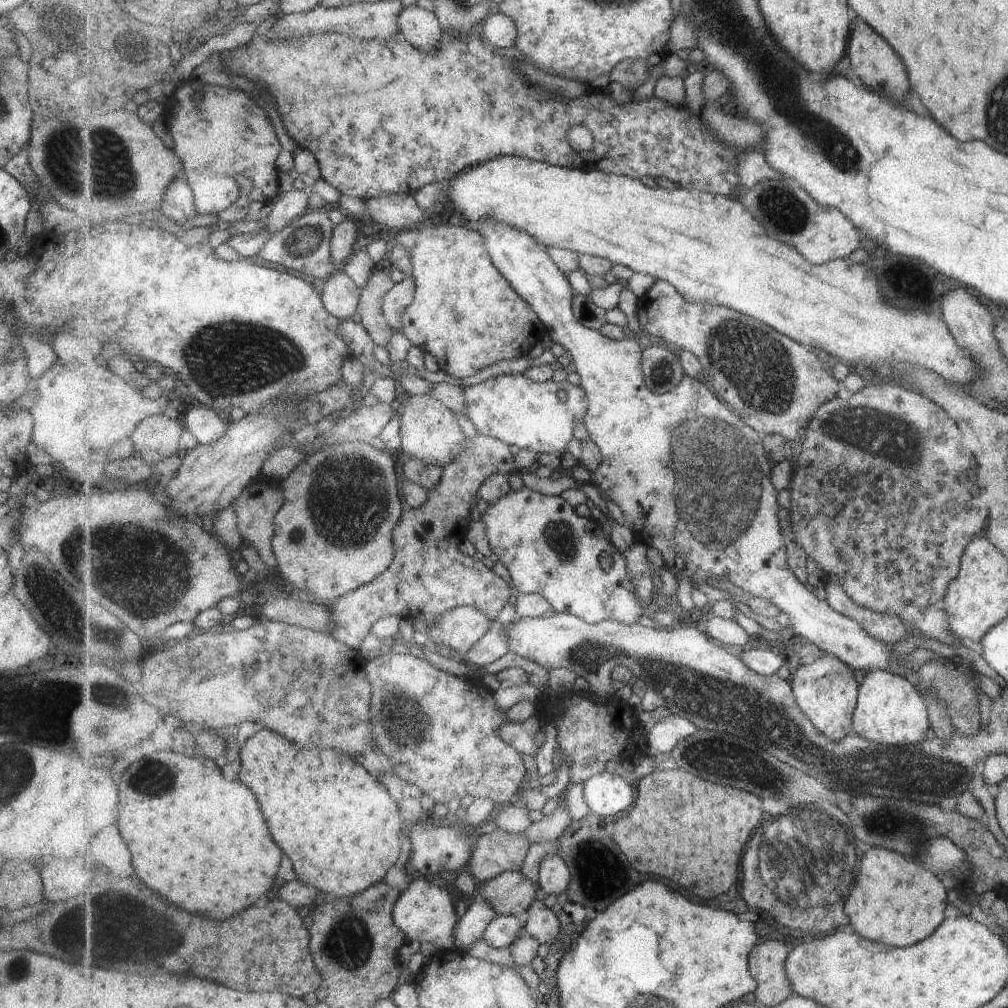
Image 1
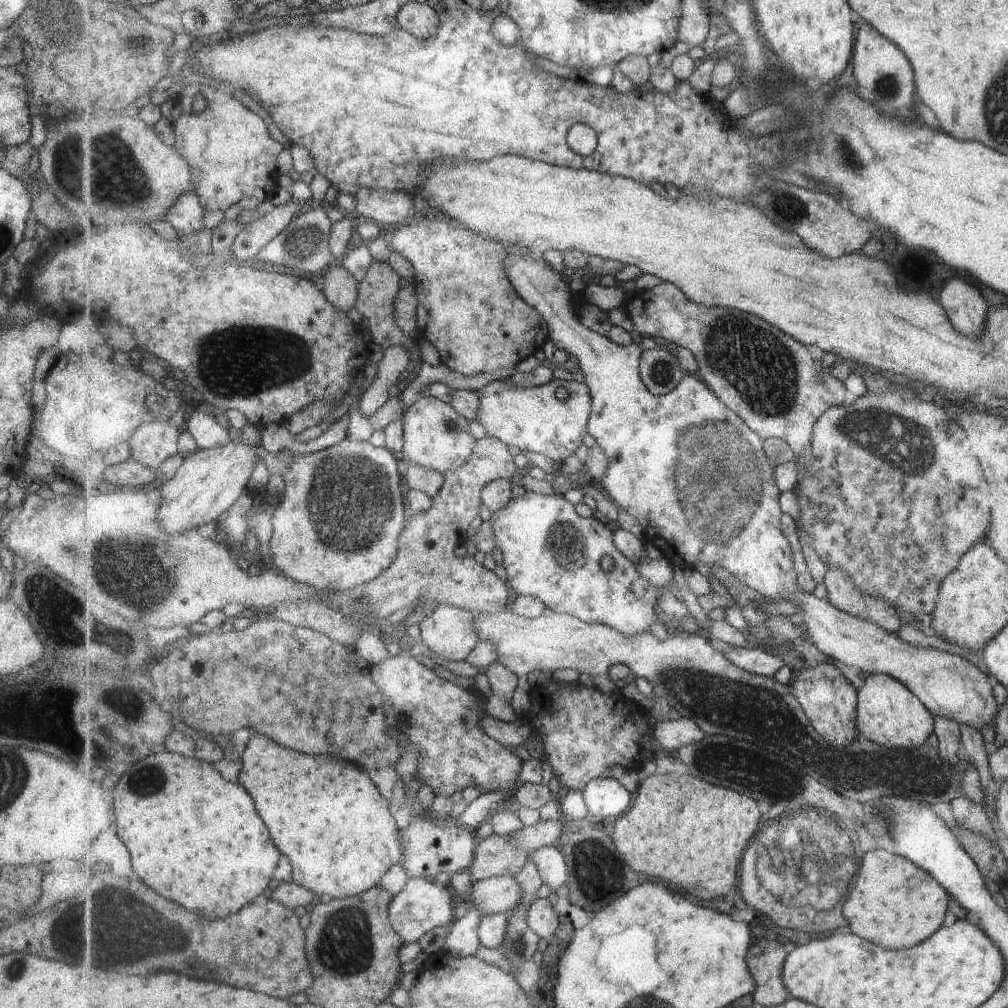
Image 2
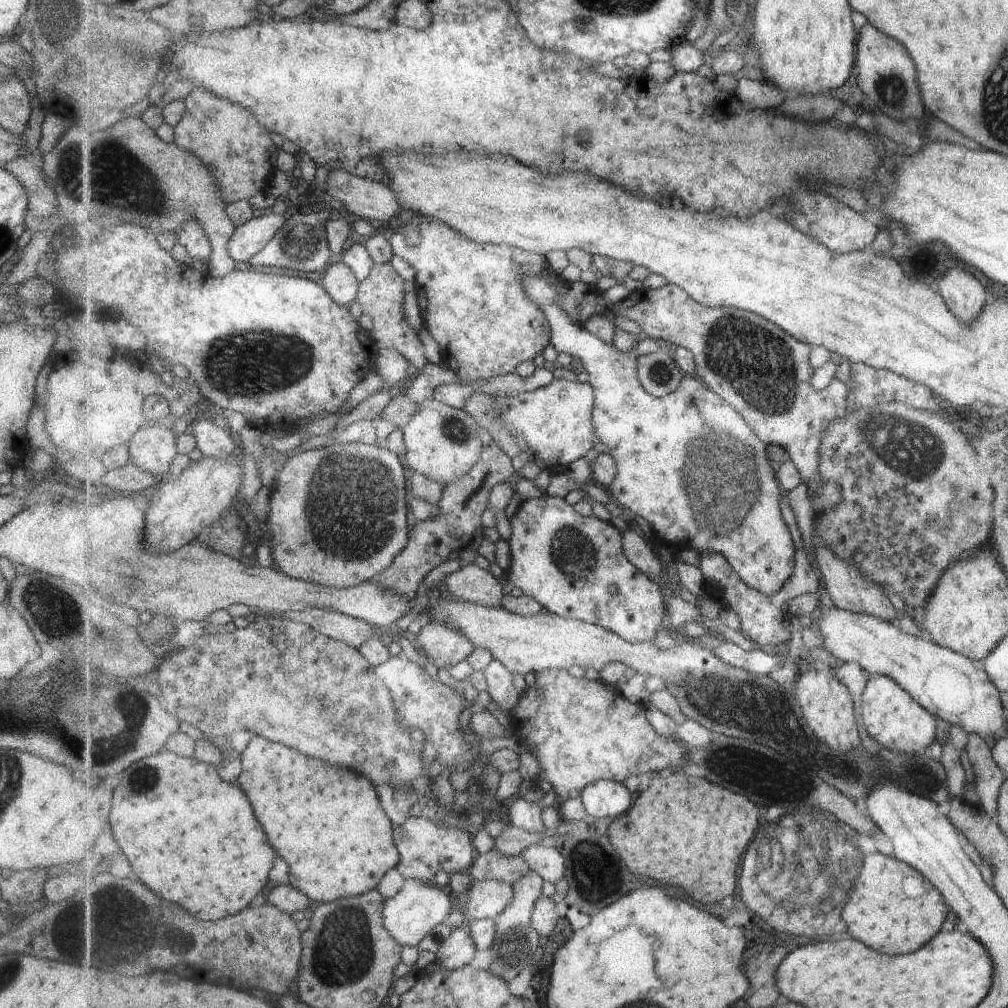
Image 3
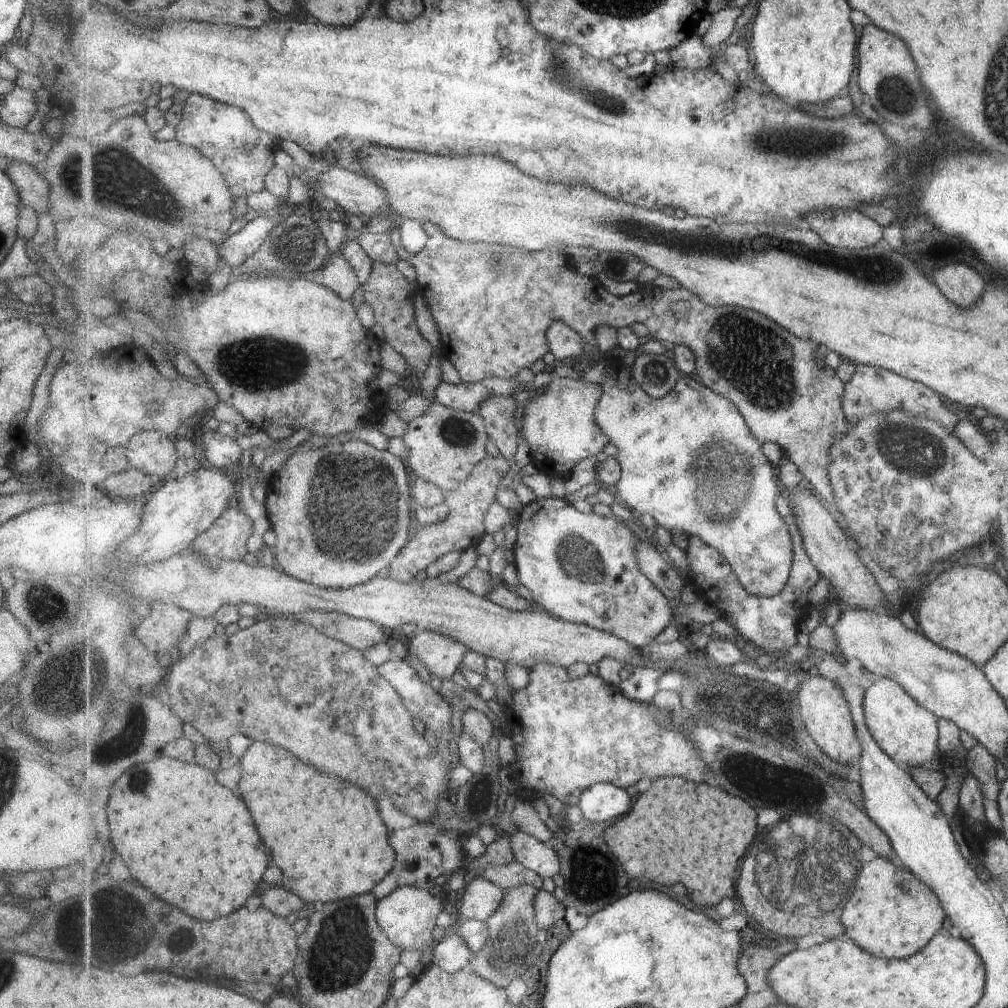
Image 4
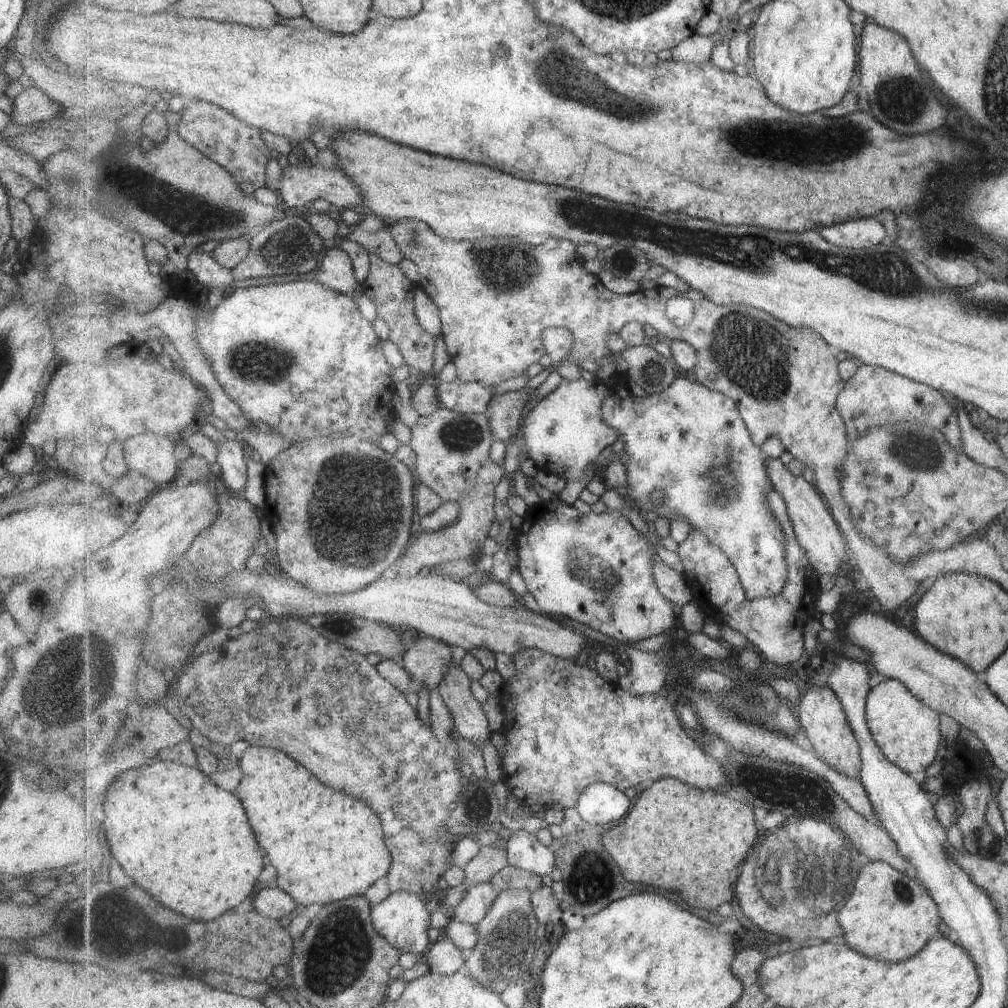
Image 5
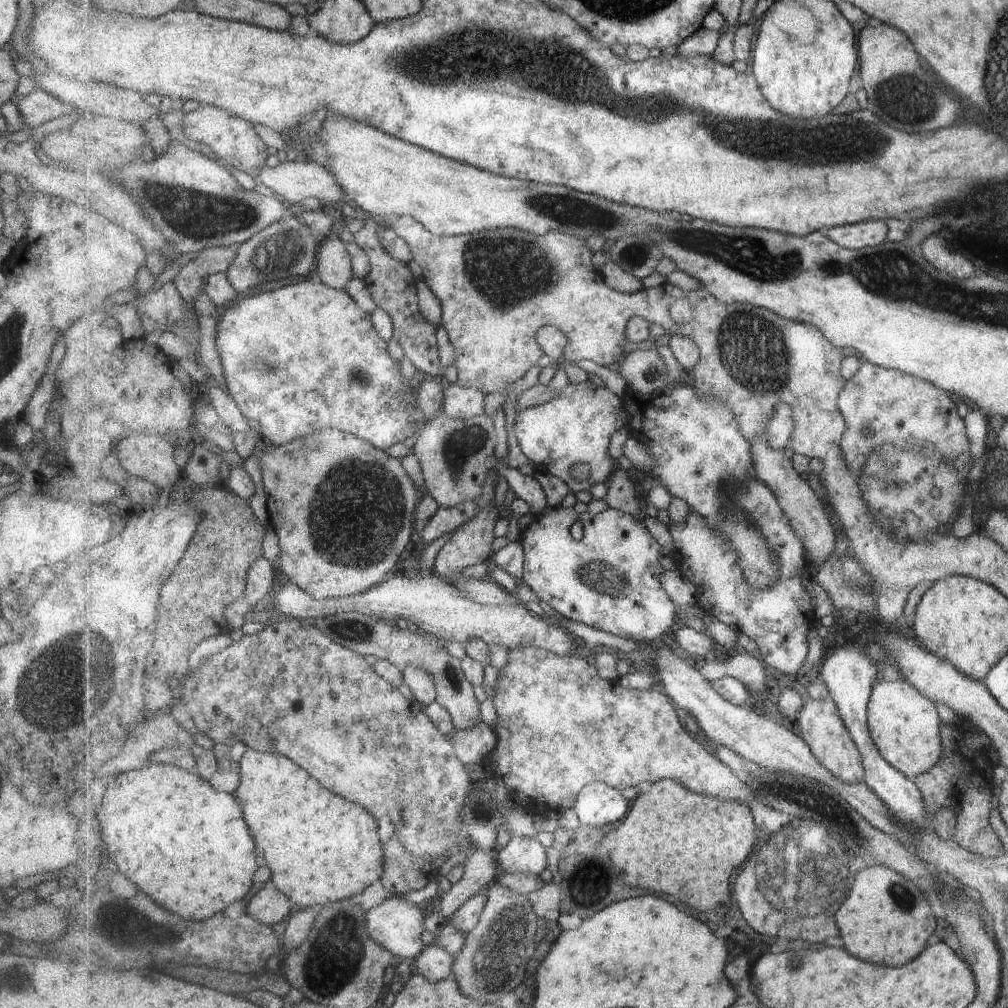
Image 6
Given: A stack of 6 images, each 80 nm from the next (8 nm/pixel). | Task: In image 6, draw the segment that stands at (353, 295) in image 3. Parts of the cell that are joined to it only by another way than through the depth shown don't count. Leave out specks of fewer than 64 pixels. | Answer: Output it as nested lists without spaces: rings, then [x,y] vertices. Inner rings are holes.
[[[332,236],[323,239],[320,248],[316,263],[320,282],[336,289],[346,289],[354,278],[352,258],[346,243]]]

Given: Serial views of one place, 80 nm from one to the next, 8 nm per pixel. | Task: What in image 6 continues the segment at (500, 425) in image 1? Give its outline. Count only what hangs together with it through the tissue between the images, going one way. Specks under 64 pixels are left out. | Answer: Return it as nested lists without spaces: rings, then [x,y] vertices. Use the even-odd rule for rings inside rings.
[[[588,380],[581,384],[570,382],[555,400],[518,410],[514,422],[515,436],[537,472],[562,478],[574,493],[589,492],[593,484],[607,484],[618,468],[617,462],[609,456],[609,442],[611,436],[624,426],[621,404],[621,398],[605,386],[599,388]],[[576,464],[590,466],[590,476],[586,481],[577,480],[572,475],[571,467]]]

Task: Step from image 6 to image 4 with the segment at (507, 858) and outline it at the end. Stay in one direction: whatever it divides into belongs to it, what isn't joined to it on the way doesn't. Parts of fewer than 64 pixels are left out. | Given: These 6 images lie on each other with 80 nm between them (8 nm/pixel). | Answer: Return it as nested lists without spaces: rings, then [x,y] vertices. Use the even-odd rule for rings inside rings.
[[[518,830],[510,838],[515,861],[536,872],[539,876],[553,878],[560,874],[561,861],[554,847],[544,843],[536,836]]]

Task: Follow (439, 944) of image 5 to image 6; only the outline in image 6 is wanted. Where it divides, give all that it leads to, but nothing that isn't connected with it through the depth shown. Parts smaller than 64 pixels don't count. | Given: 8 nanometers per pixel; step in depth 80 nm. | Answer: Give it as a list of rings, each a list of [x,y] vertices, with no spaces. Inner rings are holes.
[[[433,942],[412,962],[412,967],[431,982],[445,981],[453,978],[453,963],[456,958],[457,956],[452,955],[449,950]]]

